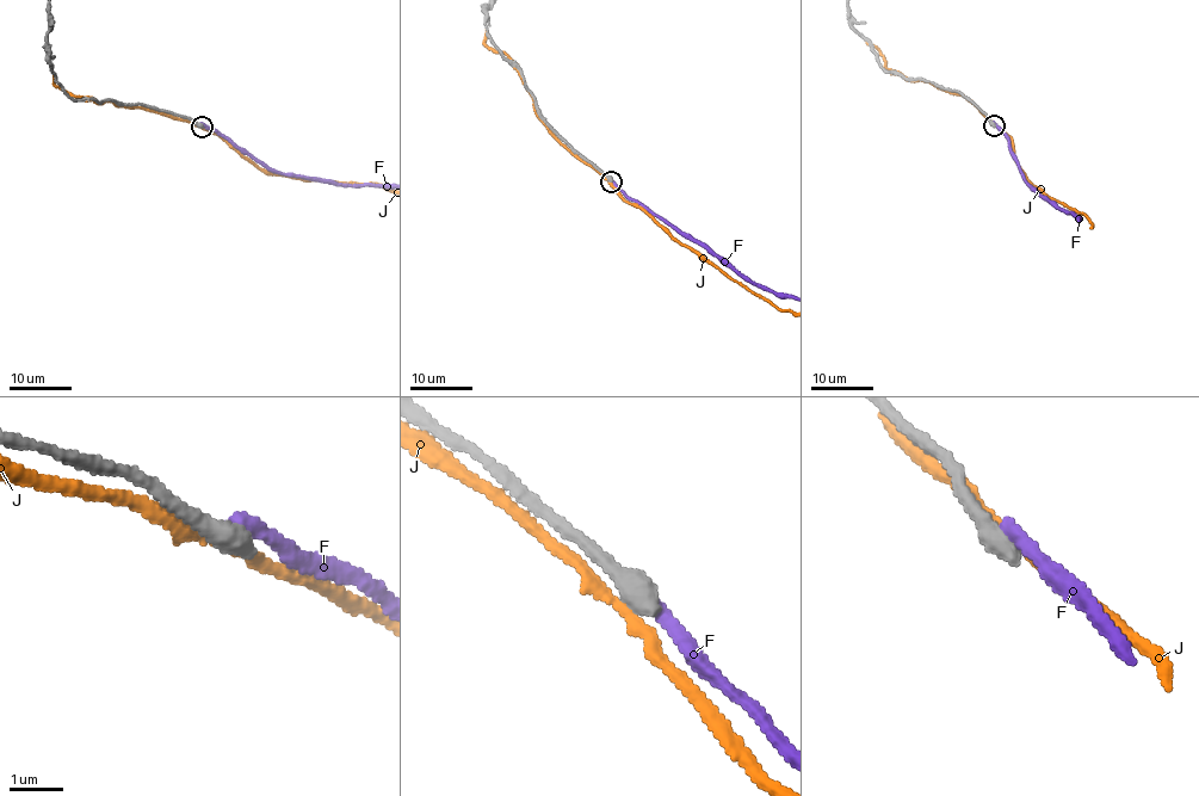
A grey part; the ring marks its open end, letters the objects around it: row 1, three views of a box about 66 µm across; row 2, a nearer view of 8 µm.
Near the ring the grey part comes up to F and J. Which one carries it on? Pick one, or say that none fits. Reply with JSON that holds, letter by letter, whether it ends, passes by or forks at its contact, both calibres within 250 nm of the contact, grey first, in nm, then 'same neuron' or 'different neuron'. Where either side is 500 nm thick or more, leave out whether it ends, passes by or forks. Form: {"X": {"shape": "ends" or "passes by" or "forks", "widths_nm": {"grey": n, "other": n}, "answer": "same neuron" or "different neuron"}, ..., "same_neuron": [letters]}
{"F": {"widths_nm": {"grey": 500, "other": 260}, "answer": "different neuron"}, "J": {"widths_nm": {"grey": 550, "other": 220}, "answer": "different neuron"}, "same_neuron": []}

